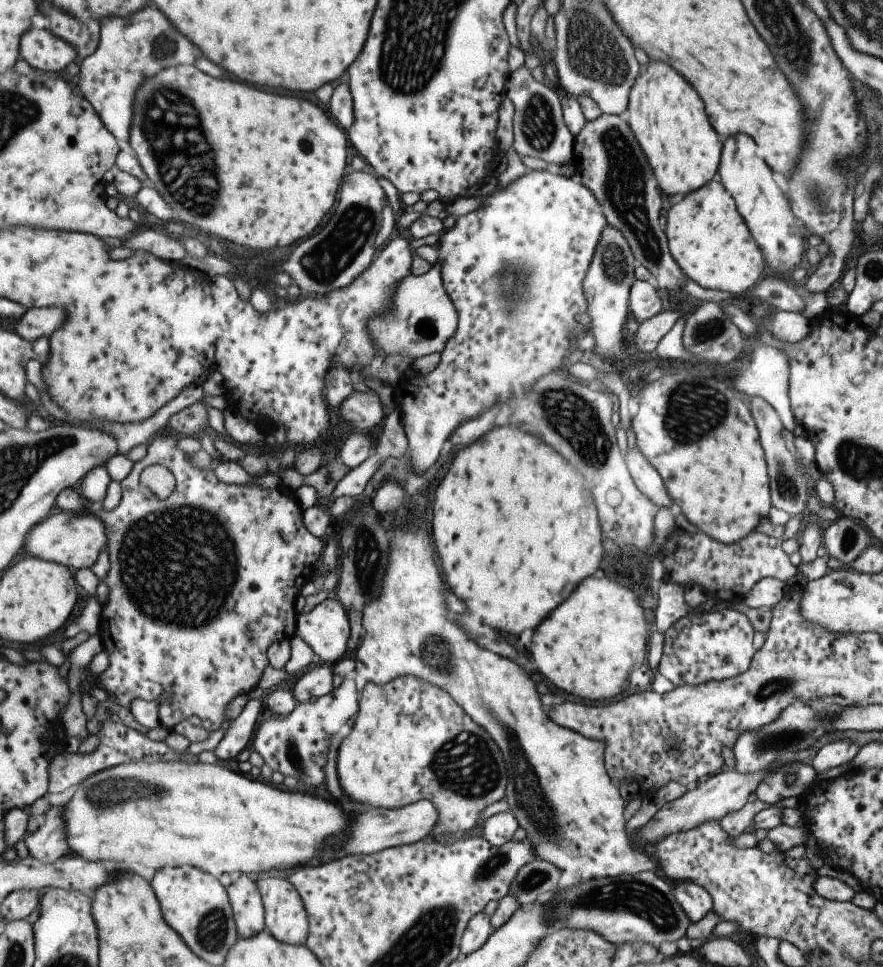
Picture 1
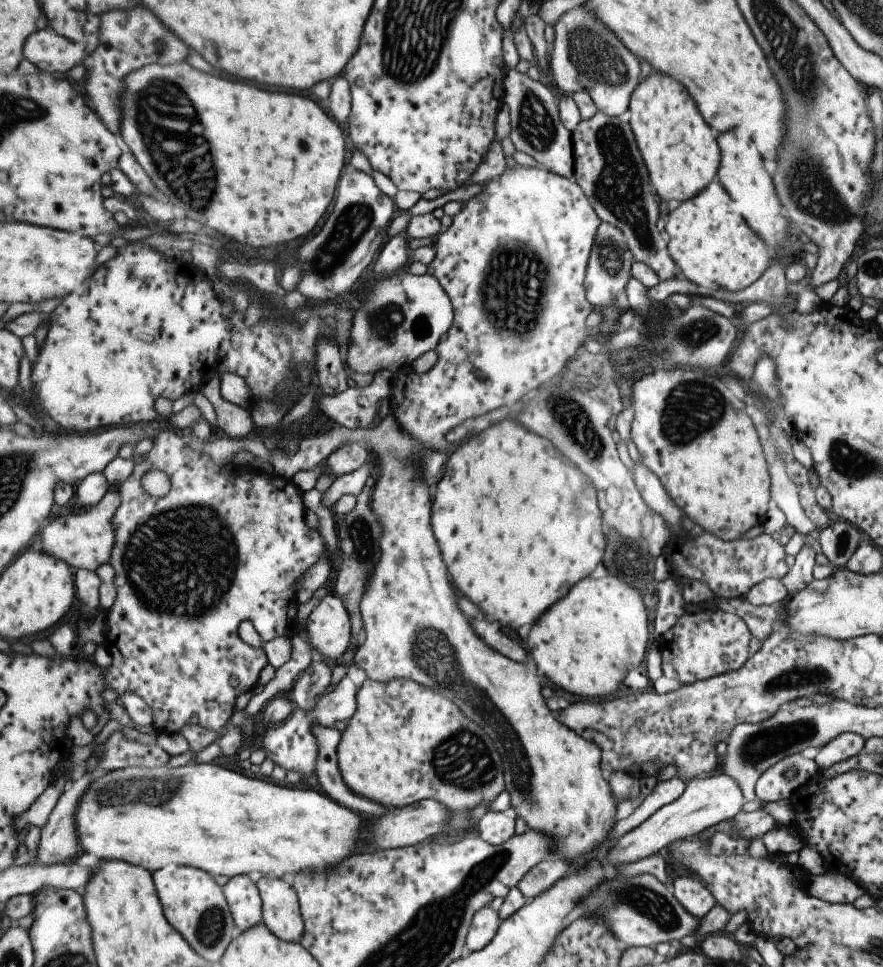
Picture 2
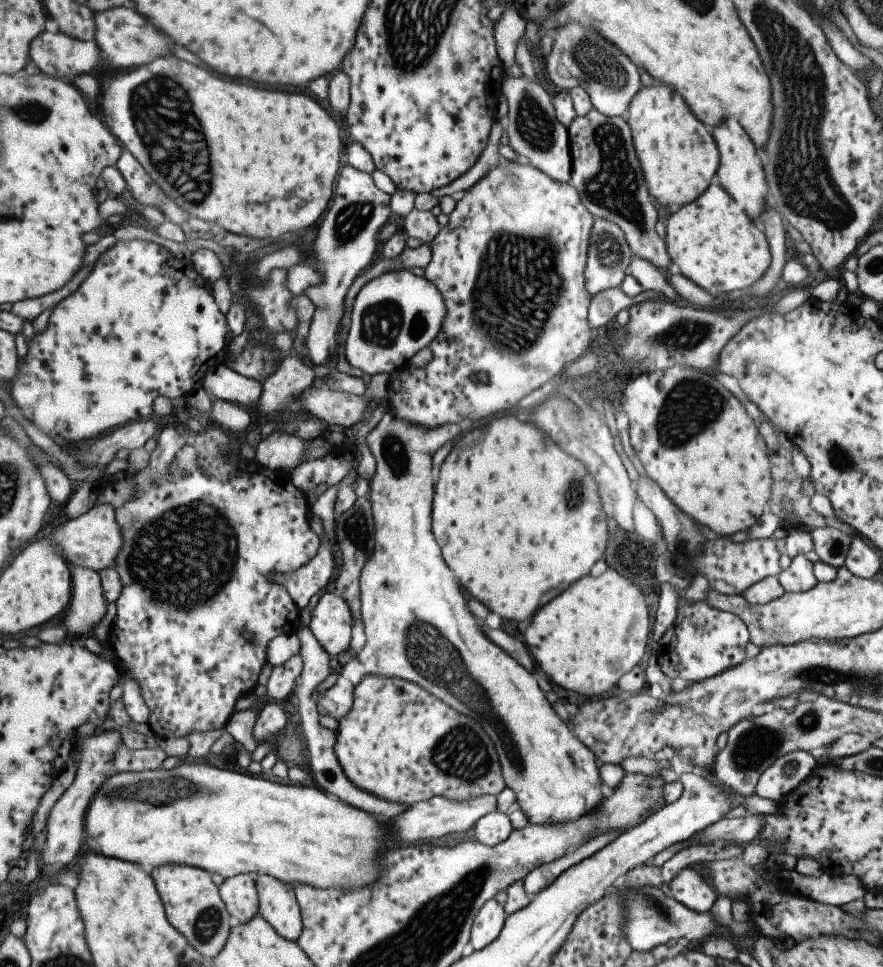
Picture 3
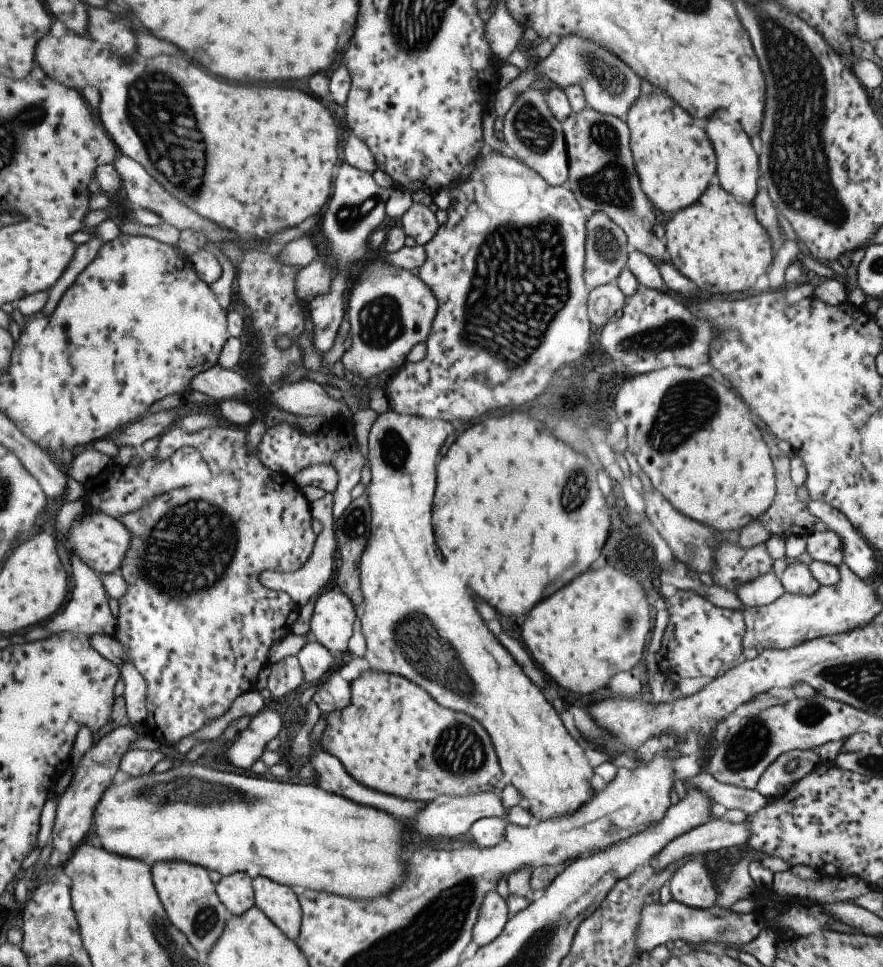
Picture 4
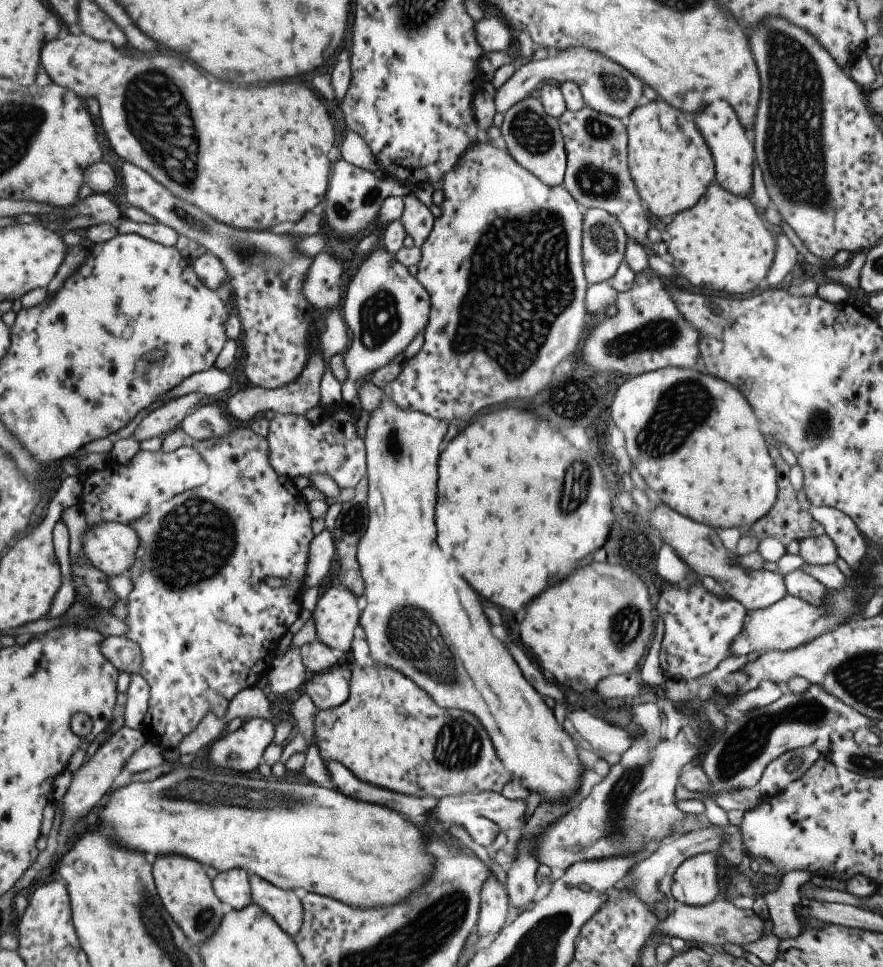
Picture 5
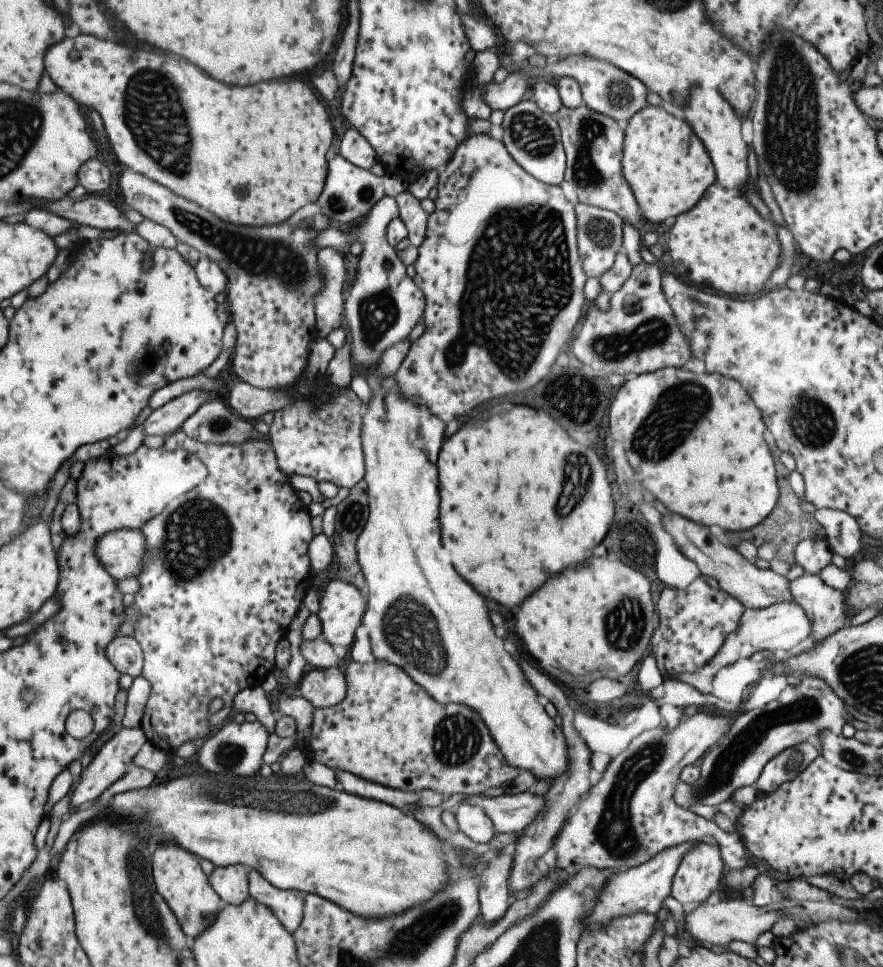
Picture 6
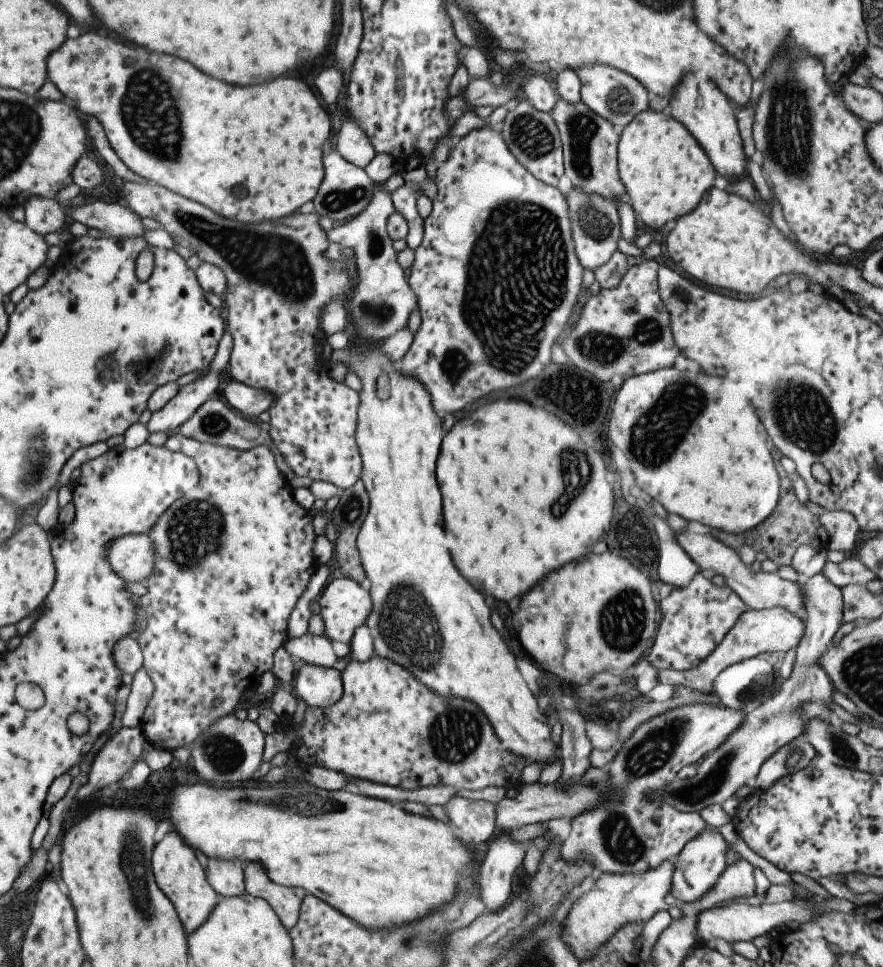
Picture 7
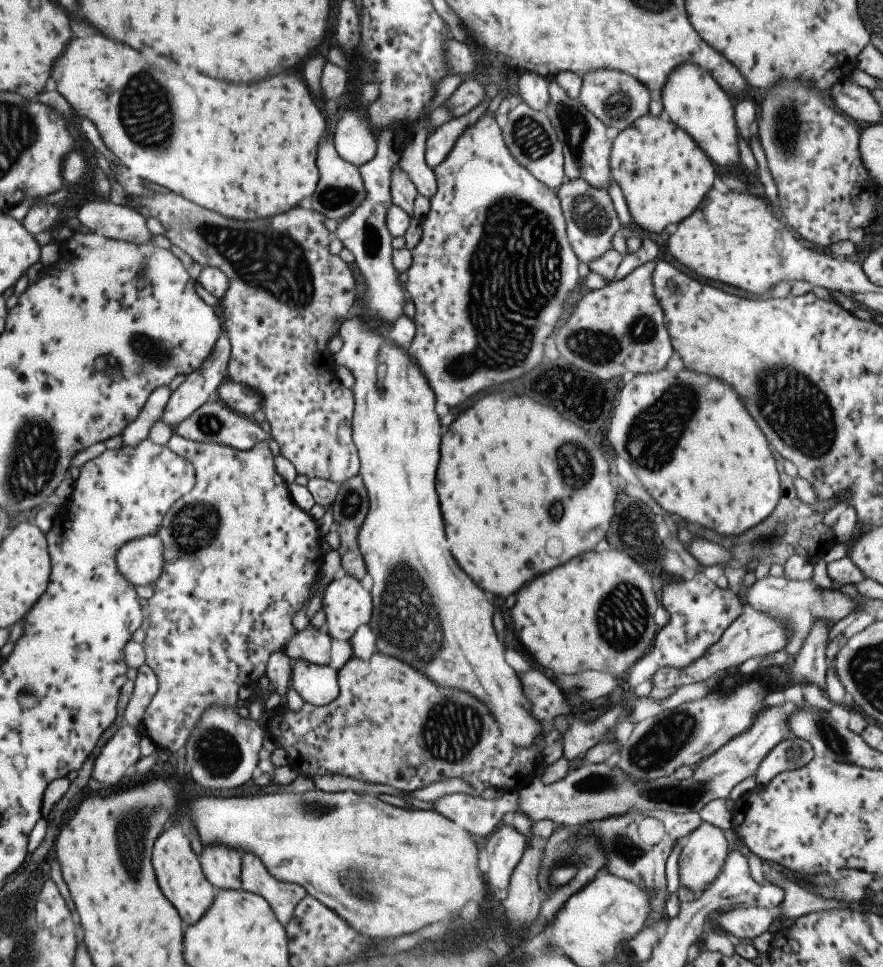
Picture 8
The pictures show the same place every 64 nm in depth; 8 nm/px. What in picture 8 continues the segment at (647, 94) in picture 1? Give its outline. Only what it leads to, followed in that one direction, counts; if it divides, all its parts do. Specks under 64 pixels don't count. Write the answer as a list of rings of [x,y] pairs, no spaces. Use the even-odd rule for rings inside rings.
[[[649,113],[642,115],[630,126],[619,131],[612,141],[610,151],[612,180],[624,197],[632,221],[643,230],[644,235],[653,238],[656,238],[665,226],[677,225],[683,221],[692,214],[691,210],[699,206],[699,202],[702,202],[705,194],[712,188],[713,180],[715,180],[714,167],[697,144],[682,129],[671,123],[665,114],[663,118],[651,116]]]

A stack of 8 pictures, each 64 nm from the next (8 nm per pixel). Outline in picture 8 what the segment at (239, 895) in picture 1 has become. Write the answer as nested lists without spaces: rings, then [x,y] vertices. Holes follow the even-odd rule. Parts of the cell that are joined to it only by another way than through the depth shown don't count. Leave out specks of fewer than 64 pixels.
[[[211,846],[202,847],[198,860],[204,878],[211,884],[211,887],[215,887],[219,891],[227,891],[242,889],[241,858],[239,851]]]

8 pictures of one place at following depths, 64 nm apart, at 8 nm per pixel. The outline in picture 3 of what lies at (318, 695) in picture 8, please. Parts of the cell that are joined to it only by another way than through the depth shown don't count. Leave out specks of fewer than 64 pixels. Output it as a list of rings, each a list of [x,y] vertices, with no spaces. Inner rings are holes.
[[[339,675],[335,684],[333,684],[333,686],[327,690],[327,692],[318,696],[316,712],[321,716],[329,715],[333,718],[333,720],[341,719],[352,710],[353,694],[353,684],[351,684],[349,680],[345,680],[345,678],[342,678]]]

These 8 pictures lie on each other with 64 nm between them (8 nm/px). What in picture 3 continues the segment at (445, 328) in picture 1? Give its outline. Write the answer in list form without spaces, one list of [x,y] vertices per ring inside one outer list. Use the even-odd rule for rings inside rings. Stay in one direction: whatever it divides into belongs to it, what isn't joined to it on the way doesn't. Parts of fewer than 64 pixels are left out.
[[[406,269],[388,271],[365,285],[356,284],[354,289],[357,296],[349,314],[349,330],[345,340],[345,359],[353,369],[369,374],[370,377],[378,373],[393,374],[407,365],[415,353],[429,347],[441,330],[446,305],[435,286],[423,276],[413,276]]]

